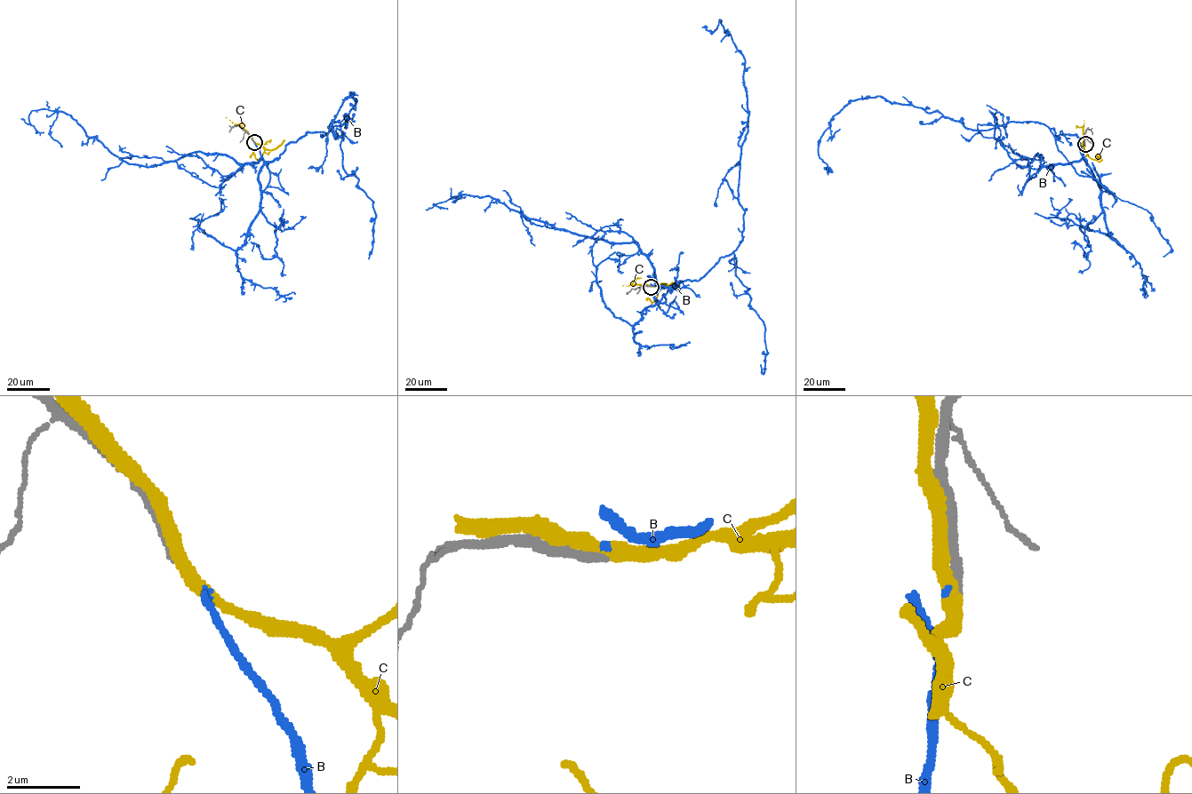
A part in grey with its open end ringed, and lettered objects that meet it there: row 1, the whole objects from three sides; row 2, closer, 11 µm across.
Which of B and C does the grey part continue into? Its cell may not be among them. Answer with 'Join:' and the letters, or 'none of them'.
Join: none of them

